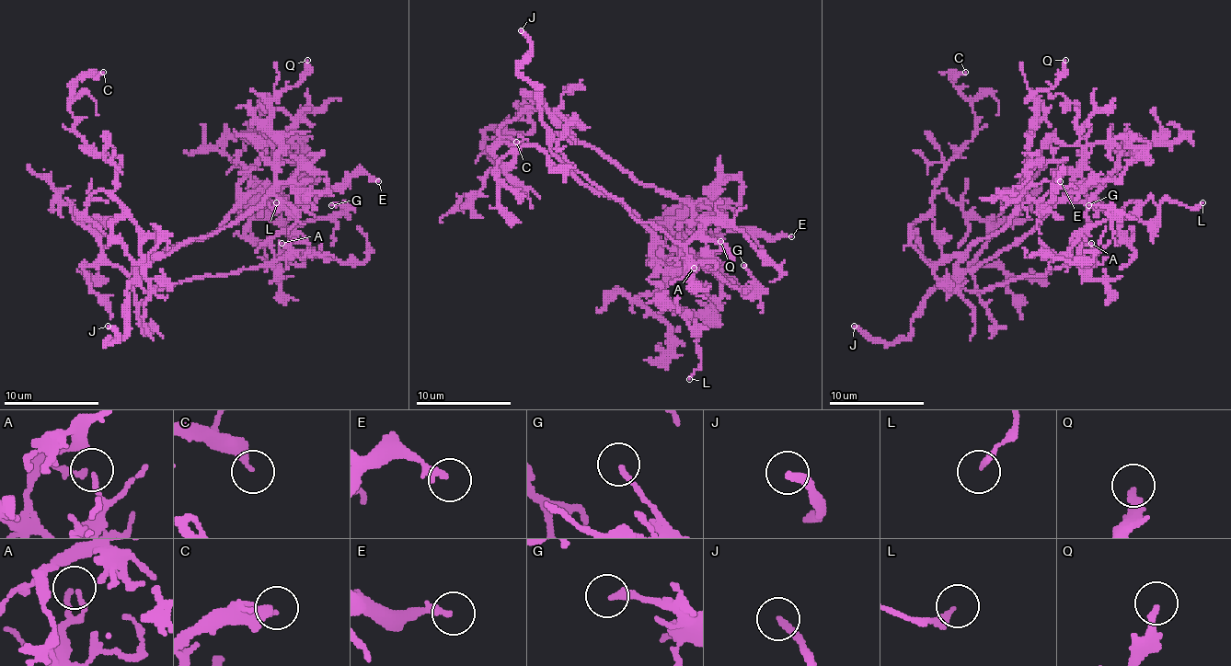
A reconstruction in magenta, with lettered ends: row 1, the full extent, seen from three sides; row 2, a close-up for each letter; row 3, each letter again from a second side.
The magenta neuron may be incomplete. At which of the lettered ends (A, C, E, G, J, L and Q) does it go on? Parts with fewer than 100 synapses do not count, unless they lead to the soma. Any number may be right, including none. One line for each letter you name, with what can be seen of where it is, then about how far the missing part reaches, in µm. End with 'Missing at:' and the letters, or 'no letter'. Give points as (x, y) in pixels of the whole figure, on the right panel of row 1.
J: place (854, 326); missing 35 µm
Missing at: J

